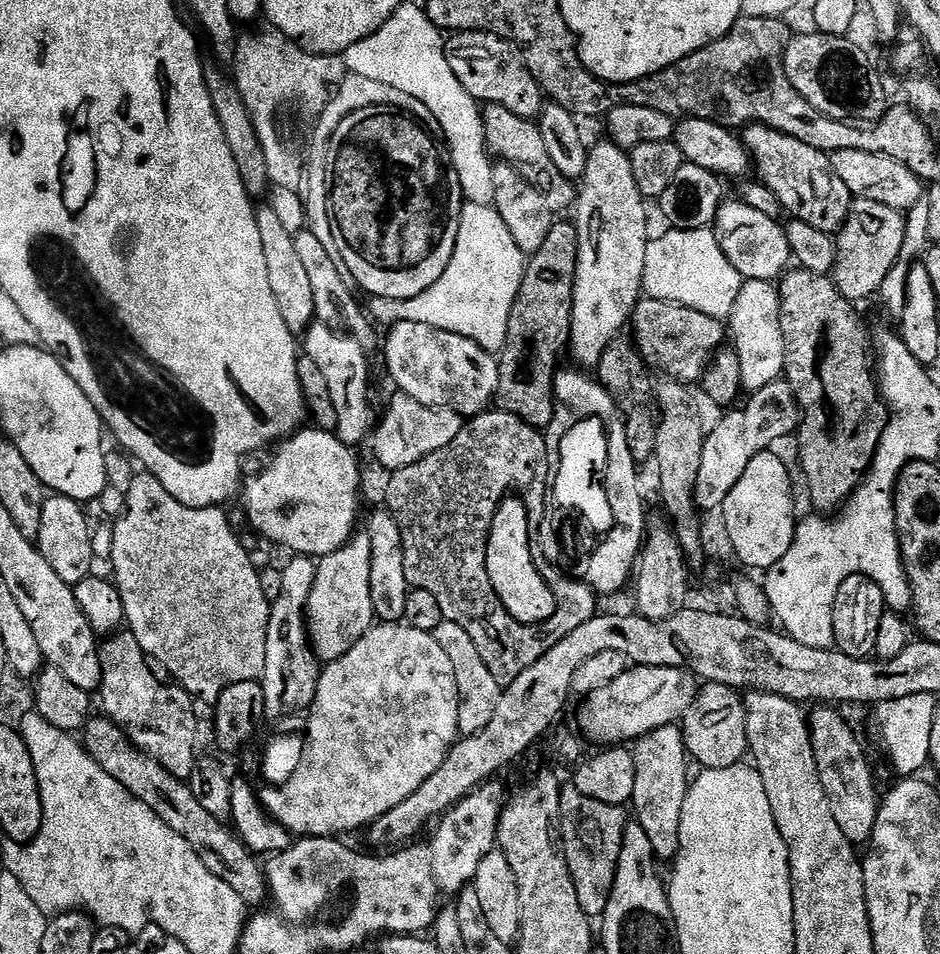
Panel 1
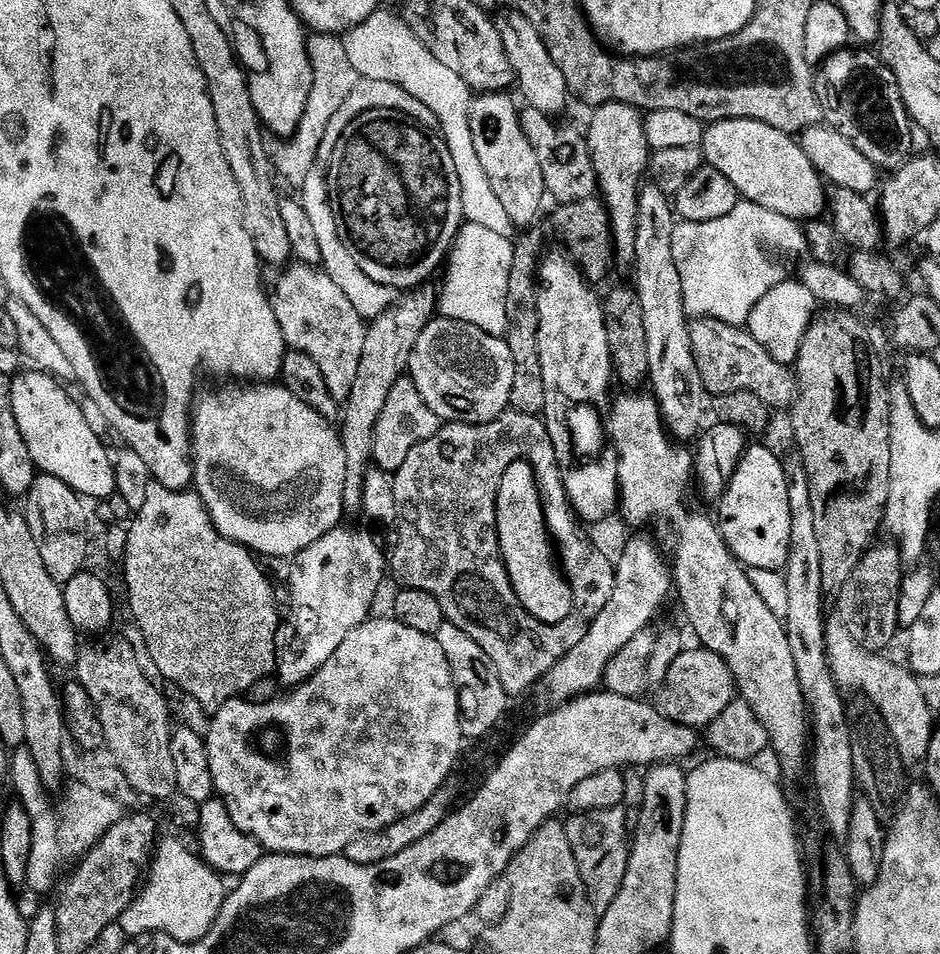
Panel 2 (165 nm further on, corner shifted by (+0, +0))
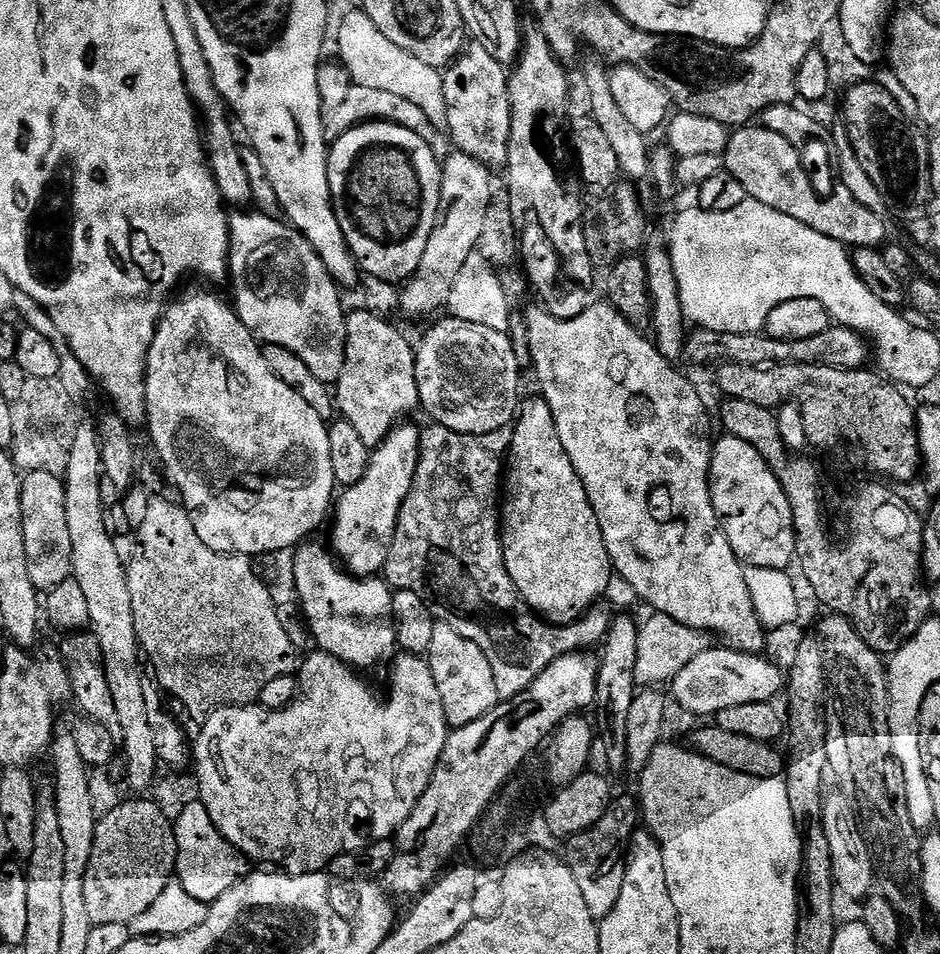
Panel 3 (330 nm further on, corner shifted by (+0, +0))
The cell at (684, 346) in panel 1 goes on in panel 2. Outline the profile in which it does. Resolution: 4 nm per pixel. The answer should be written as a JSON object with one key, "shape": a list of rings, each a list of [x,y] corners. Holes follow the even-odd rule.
{"shape":[[[696,318],[691,321],[688,329],[690,342],[698,374],[704,383],[704,391],[709,397],[715,398],[722,394],[734,394],[735,392],[749,392],[754,398],[762,398],[762,402],[769,410],[776,408],[791,409],[796,403],[796,373],[787,364],[779,364],[762,346],[758,346],[756,339],[743,327],[726,322],[718,322],[707,318]]]}

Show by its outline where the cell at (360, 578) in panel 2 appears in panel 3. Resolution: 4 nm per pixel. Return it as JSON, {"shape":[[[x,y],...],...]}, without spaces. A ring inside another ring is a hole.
{"shape":[[[412,422],[397,424],[377,448],[371,449],[372,457],[362,482],[343,489],[335,501],[330,548],[353,576],[379,577],[388,561],[398,514],[402,502],[406,502],[406,494],[410,494],[410,486],[414,486],[414,474],[420,461],[421,429],[408,423]]]}

